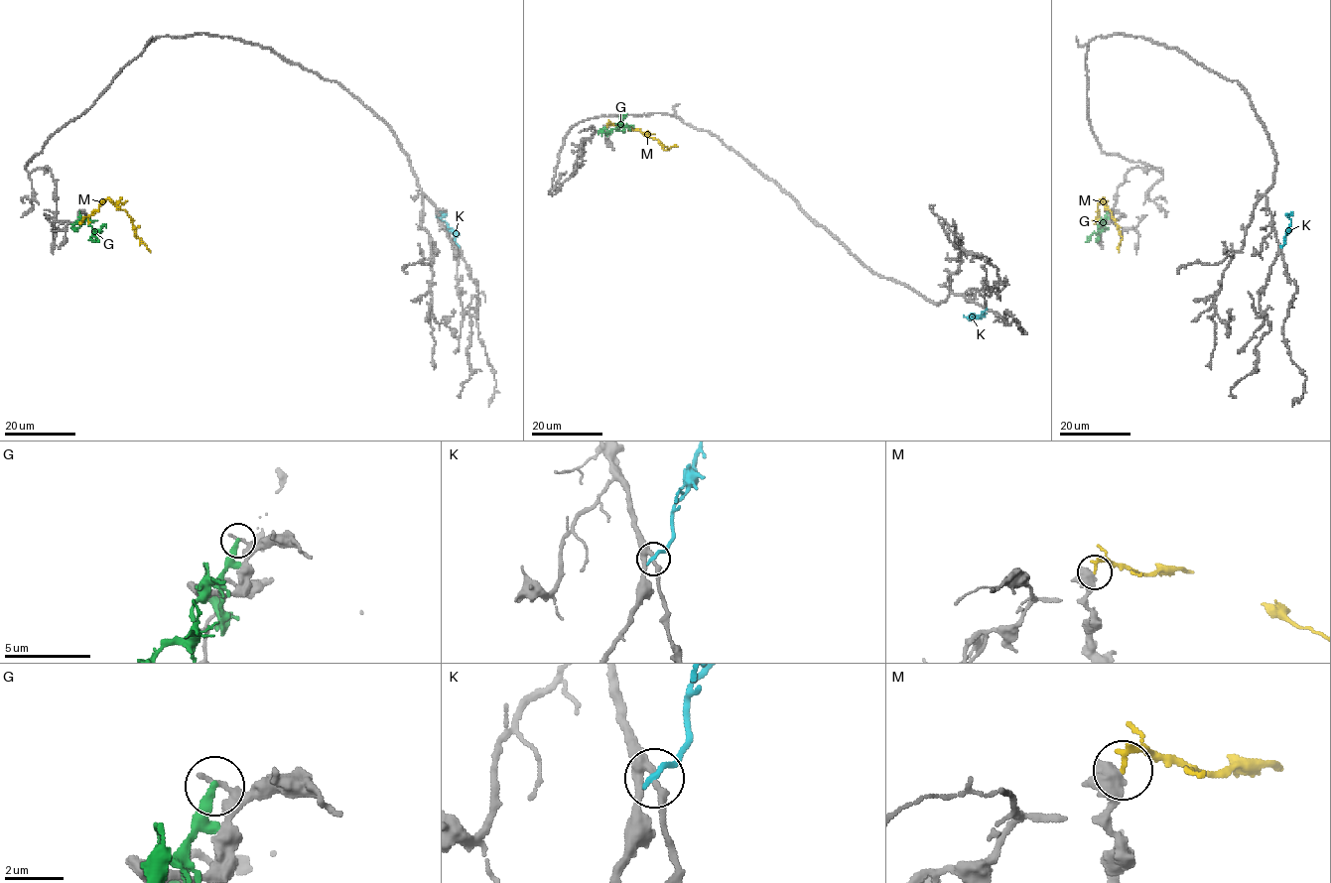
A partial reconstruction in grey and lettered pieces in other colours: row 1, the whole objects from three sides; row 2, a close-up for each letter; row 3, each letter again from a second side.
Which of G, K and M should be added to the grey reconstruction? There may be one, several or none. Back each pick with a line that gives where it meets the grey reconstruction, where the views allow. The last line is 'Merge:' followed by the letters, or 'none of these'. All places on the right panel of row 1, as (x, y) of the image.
Merge: none of these

